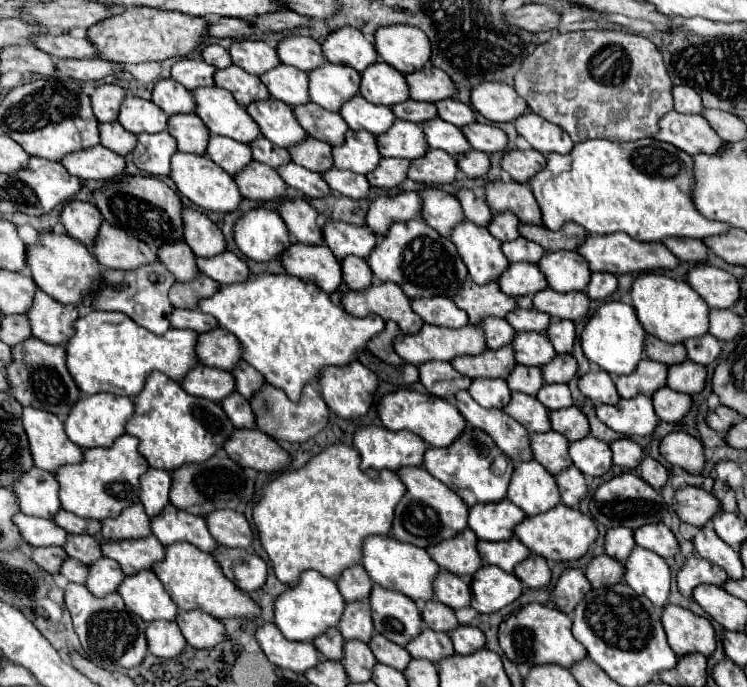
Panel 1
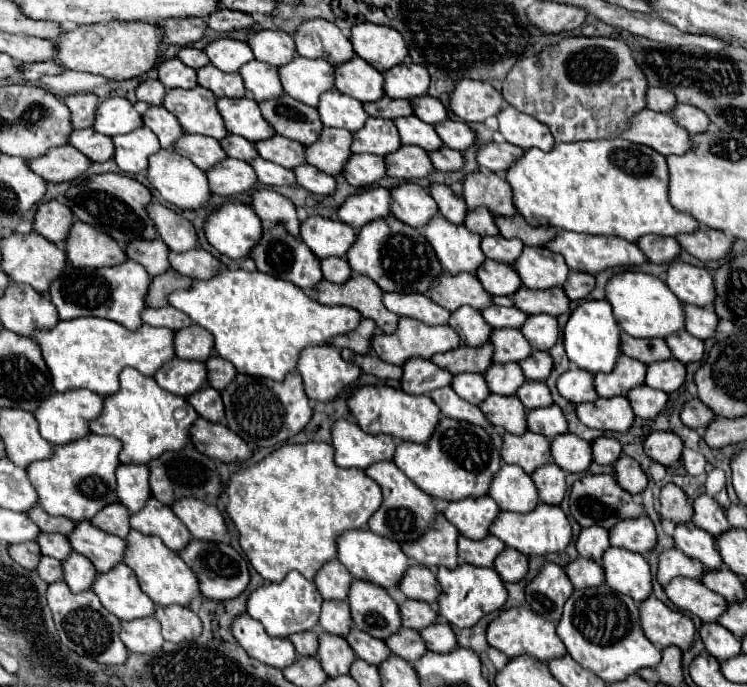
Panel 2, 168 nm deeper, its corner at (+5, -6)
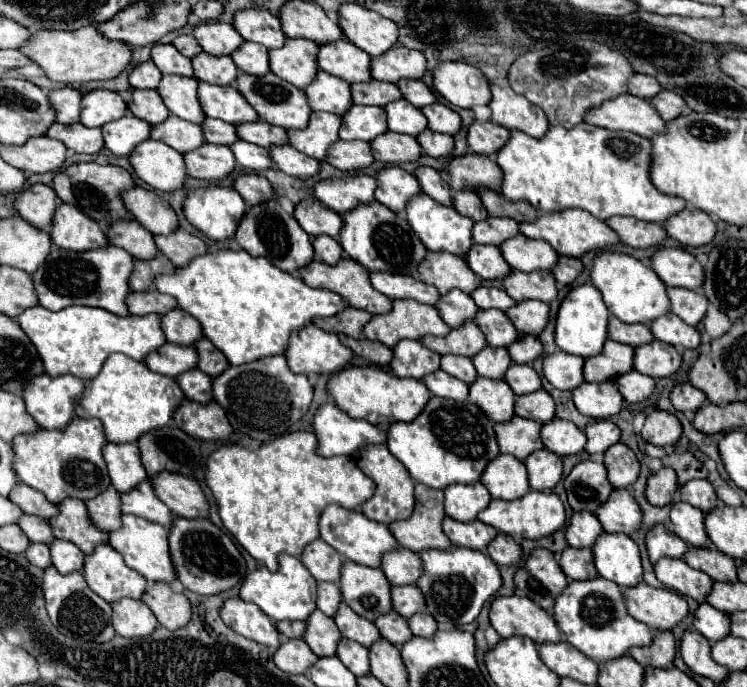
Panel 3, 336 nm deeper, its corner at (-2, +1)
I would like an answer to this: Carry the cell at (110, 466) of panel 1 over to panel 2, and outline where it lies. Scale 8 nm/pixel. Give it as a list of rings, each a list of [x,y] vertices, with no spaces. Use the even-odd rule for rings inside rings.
[[[89,434],[77,442],[55,446],[55,454],[49,460],[33,462],[27,468],[29,480],[39,494],[39,504],[51,516],[65,516],[73,522],[91,520],[97,510],[109,506],[109,502],[119,502],[117,498],[117,464],[121,452],[121,440],[113,436]]]

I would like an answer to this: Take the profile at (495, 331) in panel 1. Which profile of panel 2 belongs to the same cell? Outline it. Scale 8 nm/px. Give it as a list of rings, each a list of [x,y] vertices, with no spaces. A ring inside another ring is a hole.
[[[461,306],[459,310],[455,310],[451,314],[449,326],[467,346],[483,346],[489,342],[489,334],[493,334],[493,328],[483,320],[483,316],[469,306]]]

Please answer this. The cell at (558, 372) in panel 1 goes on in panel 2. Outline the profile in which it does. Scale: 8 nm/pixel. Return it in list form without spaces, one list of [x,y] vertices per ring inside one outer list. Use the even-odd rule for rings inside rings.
[[[535,350],[527,360],[523,360],[519,364],[523,368],[523,374],[529,380],[535,382],[545,382],[549,378],[549,374],[553,372],[553,358],[549,356],[549,352],[539,352]]]

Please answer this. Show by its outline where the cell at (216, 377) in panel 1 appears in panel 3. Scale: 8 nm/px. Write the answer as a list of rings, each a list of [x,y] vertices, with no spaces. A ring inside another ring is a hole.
[[[164,343],[160,351],[152,351],[144,363],[154,373],[162,373],[168,377],[176,377],[188,369],[194,369],[198,361],[198,353],[192,345],[176,345],[176,343]]]

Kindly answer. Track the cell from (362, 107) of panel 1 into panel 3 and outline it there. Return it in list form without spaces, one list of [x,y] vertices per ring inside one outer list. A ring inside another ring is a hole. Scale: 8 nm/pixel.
[[[318,71],[312,85],[304,89],[308,105],[314,111],[328,111],[336,115],[344,115],[352,105],[350,83],[336,79],[324,71]]]

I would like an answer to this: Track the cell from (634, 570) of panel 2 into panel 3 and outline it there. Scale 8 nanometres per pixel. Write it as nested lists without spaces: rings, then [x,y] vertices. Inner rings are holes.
[[[602,533],[594,547],[594,565],[600,577],[620,587],[632,587],[642,581],[642,563],[636,543],[624,533]]]

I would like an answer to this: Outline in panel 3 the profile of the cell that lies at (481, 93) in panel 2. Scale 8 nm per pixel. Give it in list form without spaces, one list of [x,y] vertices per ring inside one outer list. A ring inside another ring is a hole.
[[[444,61],[432,69],[434,89],[452,105],[470,109],[474,105],[488,105],[492,93],[488,79],[478,67],[462,61]]]

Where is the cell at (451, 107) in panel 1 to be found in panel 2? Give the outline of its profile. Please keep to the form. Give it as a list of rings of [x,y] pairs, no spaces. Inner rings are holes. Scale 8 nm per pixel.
[[[433,96],[413,98],[411,104],[413,104],[413,110],[415,110],[417,118],[421,118],[427,124],[439,124],[439,122],[449,118],[447,108],[437,98],[433,98]]]

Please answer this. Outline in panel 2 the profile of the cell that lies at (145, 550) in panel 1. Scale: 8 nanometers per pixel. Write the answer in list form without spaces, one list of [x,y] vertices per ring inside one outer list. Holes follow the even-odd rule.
[[[79,522],[77,530],[69,534],[69,542],[73,550],[87,556],[101,574],[113,570],[113,566],[123,562],[127,550],[125,540],[97,530],[91,522]]]

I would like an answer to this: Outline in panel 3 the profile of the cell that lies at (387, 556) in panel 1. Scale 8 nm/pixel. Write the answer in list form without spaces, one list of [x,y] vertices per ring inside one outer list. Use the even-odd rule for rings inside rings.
[[[328,505],[324,513],[320,513],[320,539],[334,547],[344,559],[366,567],[380,567],[382,553],[398,549],[398,543],[386,525],[370,521],[360,511],[350,511],[340,505]]]

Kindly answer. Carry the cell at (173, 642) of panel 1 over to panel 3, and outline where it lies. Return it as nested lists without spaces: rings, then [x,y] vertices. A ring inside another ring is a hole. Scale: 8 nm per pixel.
[[[120,599],[120,603],[112,603],[112,613],[112,625],[122,637],[146,637],[158,625],[152,611],[138,599]]]

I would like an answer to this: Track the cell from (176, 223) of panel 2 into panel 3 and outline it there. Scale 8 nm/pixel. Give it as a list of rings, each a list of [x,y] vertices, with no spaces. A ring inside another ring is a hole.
[[[140,187],[122,191],[122,203],[134,221],[154,235],[168,235],[178,227],[178,219],[172,207],[152,191]]]

